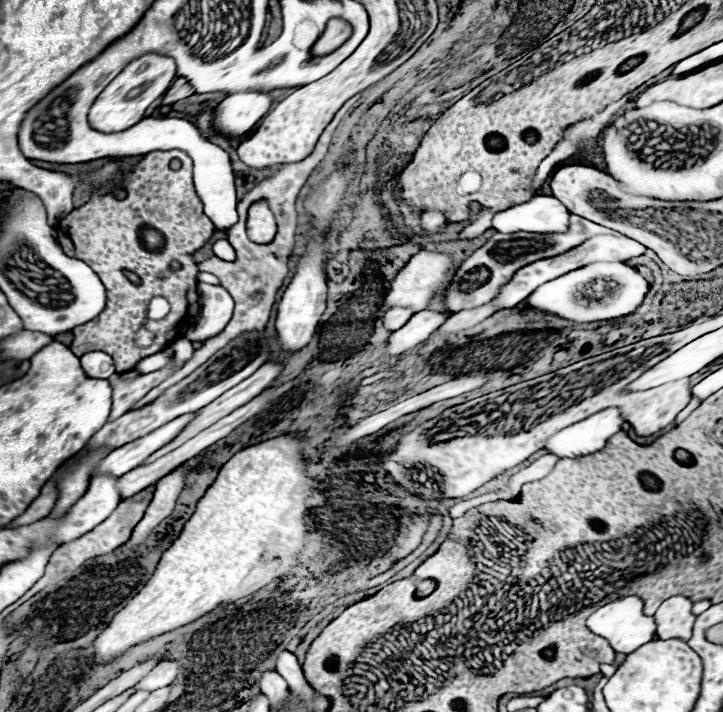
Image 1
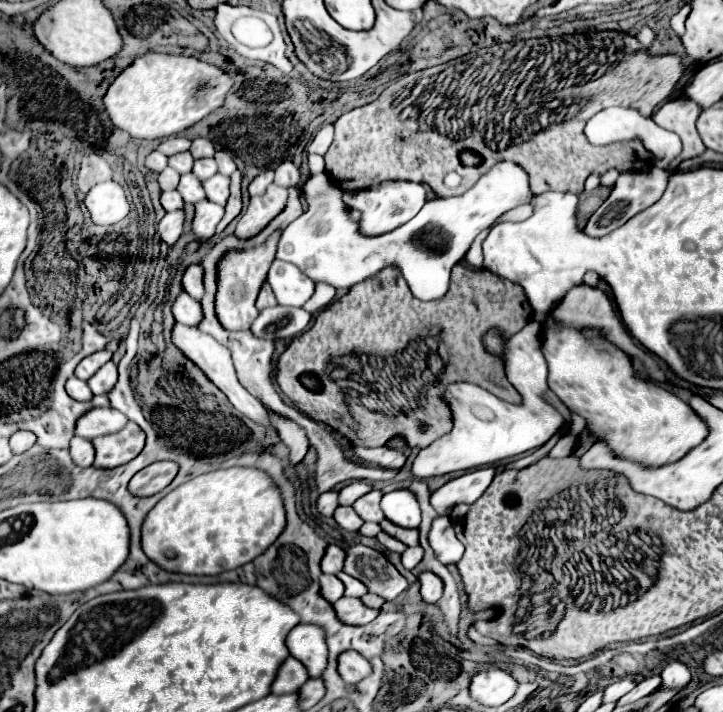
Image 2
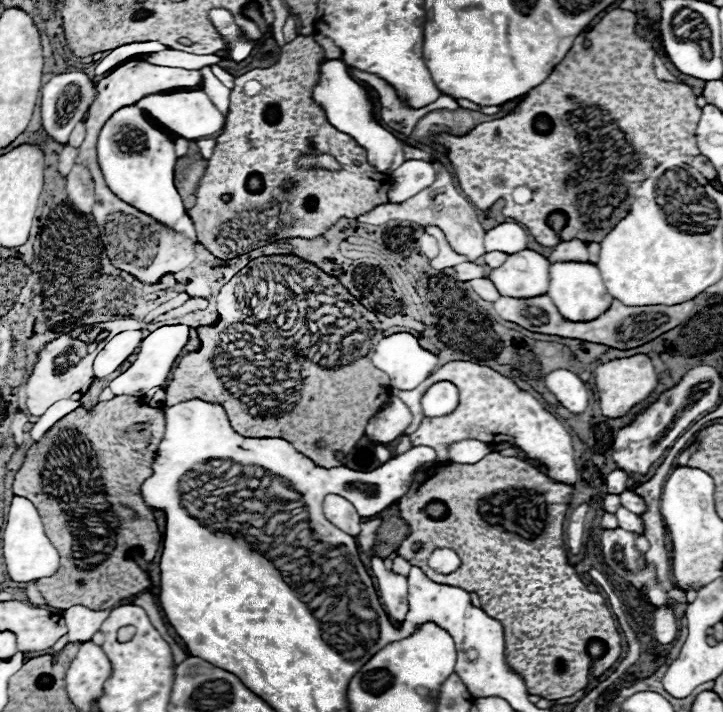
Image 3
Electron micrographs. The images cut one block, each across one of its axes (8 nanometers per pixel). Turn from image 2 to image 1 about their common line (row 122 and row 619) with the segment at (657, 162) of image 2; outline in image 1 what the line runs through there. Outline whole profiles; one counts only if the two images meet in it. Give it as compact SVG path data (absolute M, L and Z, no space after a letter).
M622 596L618 600L612 600L612 602L600 606L596 612L592 612L588 616L586 624L594 634L604 636L610 642L610 646L622 654L630 654L630 652L638 650L642 644L650 642L656 636L656 628L658 628L656 620L652 616L642 614L642 600L638 596Z

